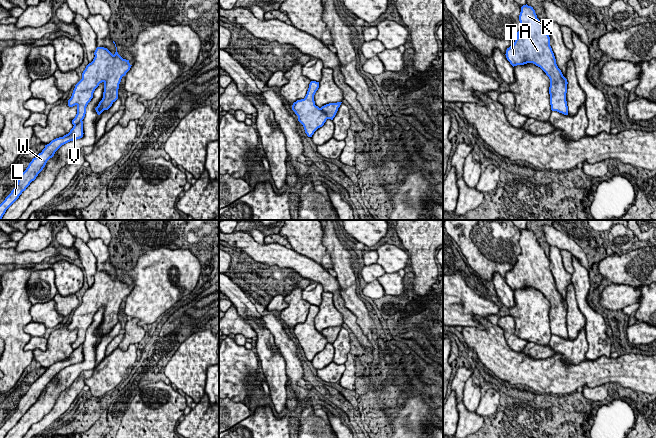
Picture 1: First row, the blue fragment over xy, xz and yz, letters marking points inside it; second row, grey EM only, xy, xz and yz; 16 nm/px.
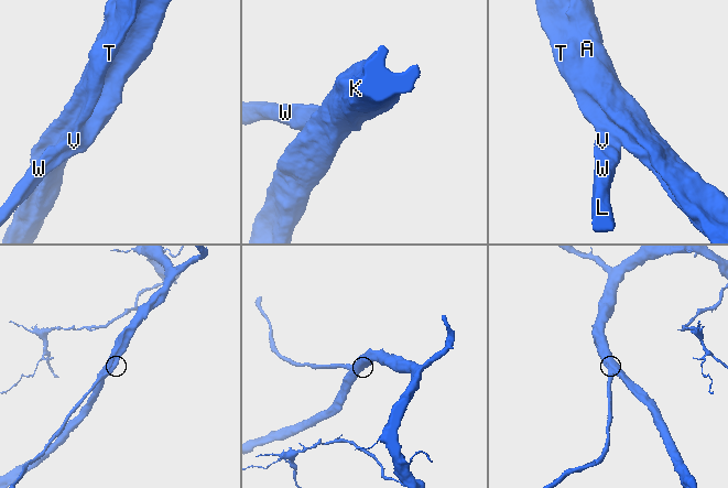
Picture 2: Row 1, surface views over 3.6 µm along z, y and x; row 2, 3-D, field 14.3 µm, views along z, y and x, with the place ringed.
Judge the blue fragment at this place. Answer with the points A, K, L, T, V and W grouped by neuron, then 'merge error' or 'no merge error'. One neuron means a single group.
A K L T V W; no merge error

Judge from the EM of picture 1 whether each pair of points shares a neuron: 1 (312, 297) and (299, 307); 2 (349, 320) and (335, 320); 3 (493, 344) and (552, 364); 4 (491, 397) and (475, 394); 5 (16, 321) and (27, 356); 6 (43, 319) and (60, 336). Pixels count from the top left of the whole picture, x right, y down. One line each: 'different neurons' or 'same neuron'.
1: different neurons
2: different neurons
3: same neuron
4: different neurons
5: same neuron
6: different neurons

